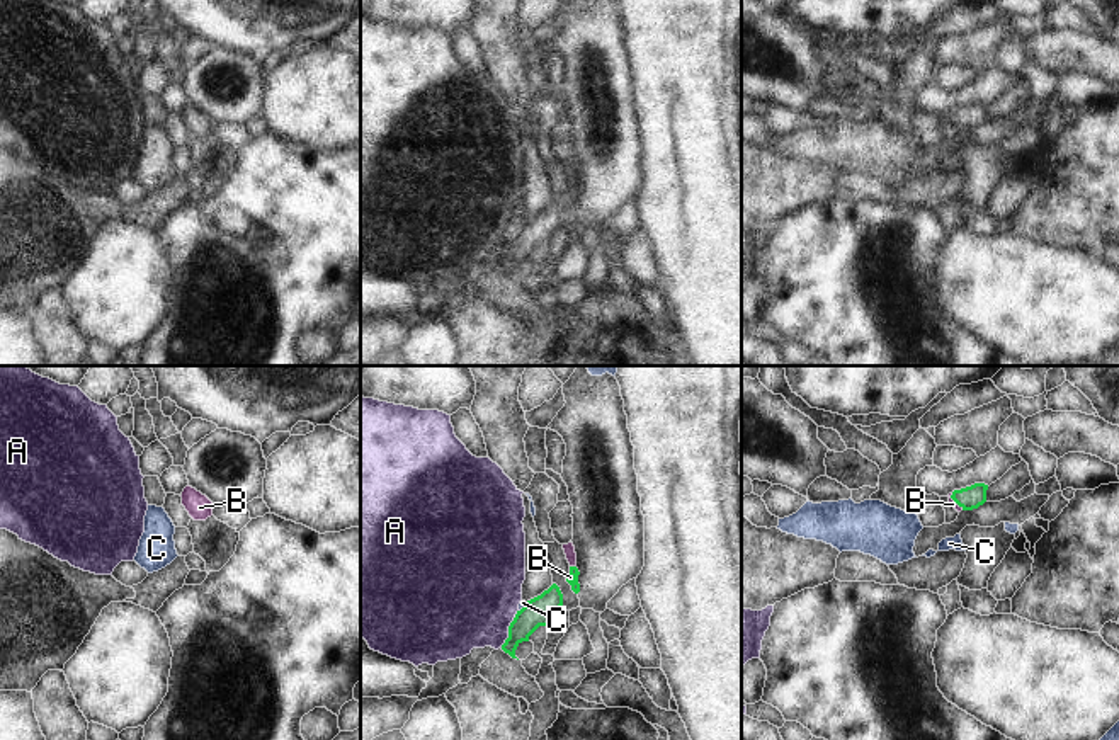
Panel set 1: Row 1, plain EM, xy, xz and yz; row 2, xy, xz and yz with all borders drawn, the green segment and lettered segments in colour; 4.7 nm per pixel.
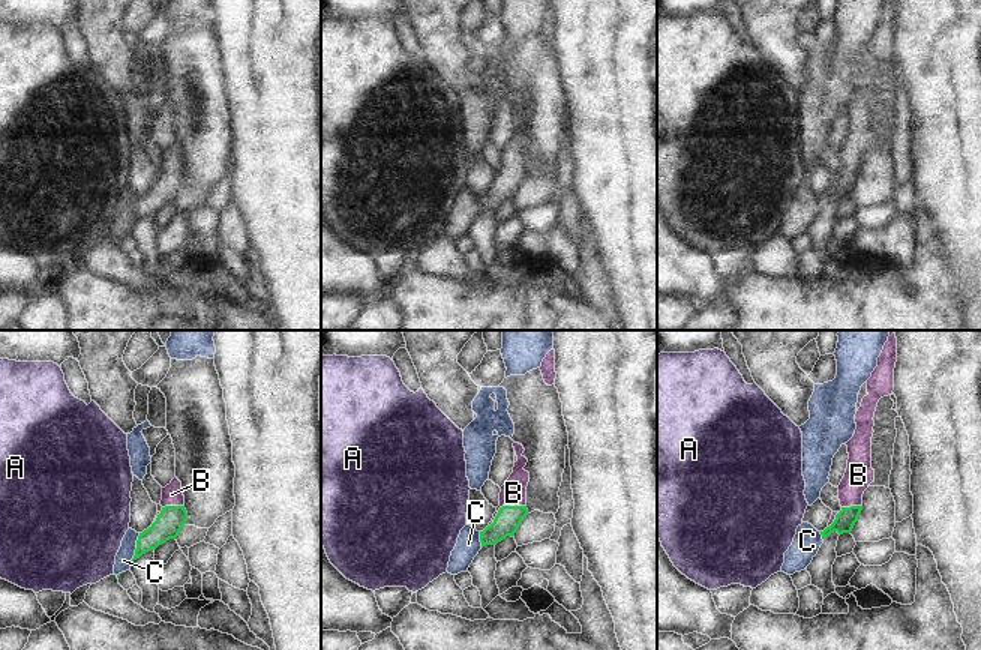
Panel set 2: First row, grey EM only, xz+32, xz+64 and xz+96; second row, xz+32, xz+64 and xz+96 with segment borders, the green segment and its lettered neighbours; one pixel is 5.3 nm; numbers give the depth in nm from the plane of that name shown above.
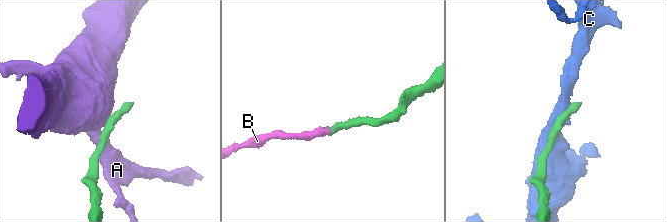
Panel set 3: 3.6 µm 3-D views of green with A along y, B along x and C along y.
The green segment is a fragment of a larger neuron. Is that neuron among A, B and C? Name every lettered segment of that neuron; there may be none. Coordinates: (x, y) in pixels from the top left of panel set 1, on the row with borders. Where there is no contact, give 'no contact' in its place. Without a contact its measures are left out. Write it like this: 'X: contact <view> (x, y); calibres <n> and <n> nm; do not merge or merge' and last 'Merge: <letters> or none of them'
A: contact xz (509, 628); calibres 140 and 480 nm; do not merge
B: contact xz (573, 567); calibres 50 and 50 nm; merge
C: contact xz (522, 608); calibres 140 and 30 nm; do not merge
Merge: B

